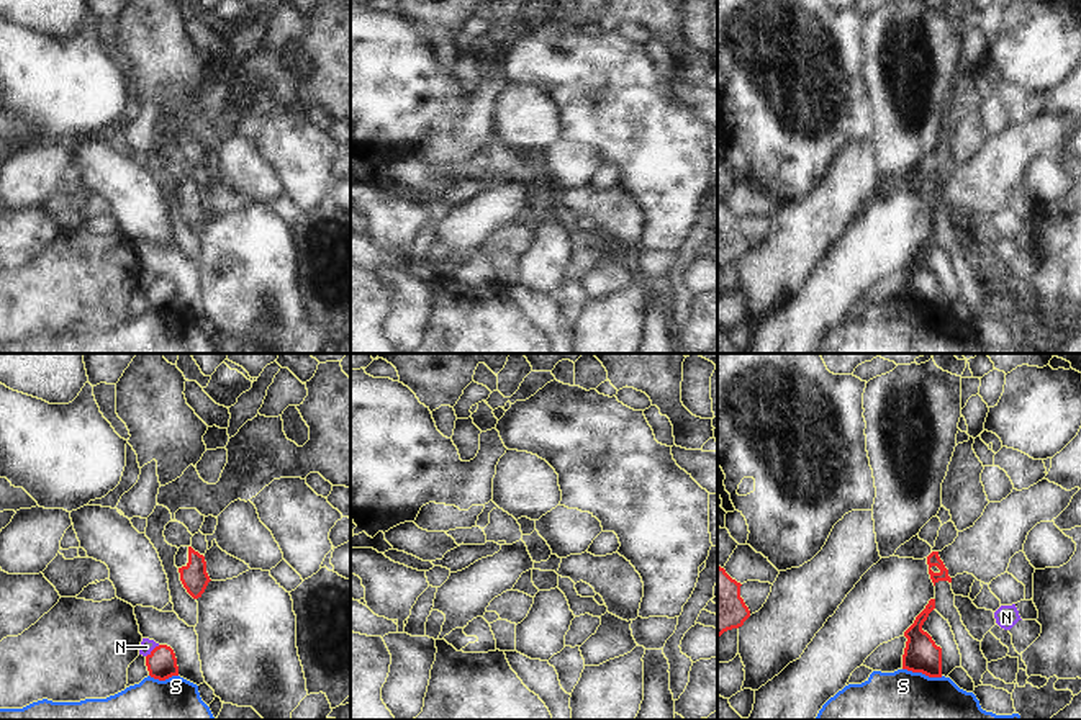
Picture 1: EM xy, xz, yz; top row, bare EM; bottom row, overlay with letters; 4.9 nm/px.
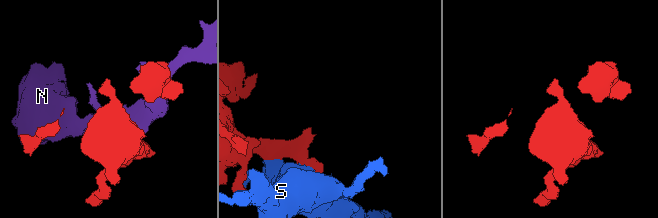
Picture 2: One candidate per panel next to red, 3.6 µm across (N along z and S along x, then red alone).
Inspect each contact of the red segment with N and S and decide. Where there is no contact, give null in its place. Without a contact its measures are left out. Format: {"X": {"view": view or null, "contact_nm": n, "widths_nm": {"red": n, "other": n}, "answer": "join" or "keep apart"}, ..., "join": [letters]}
{"N": {"view": "xy", "contact_nm": 90, "widths_nm": {"red": 150, "other": 70}, "answer": "keep apart"}, "S": {"view": "yz", "contact_nm": 200, "widths_nm": {"red": 180, "other": 480}, "answer": "keep apart"}, "join": []}

